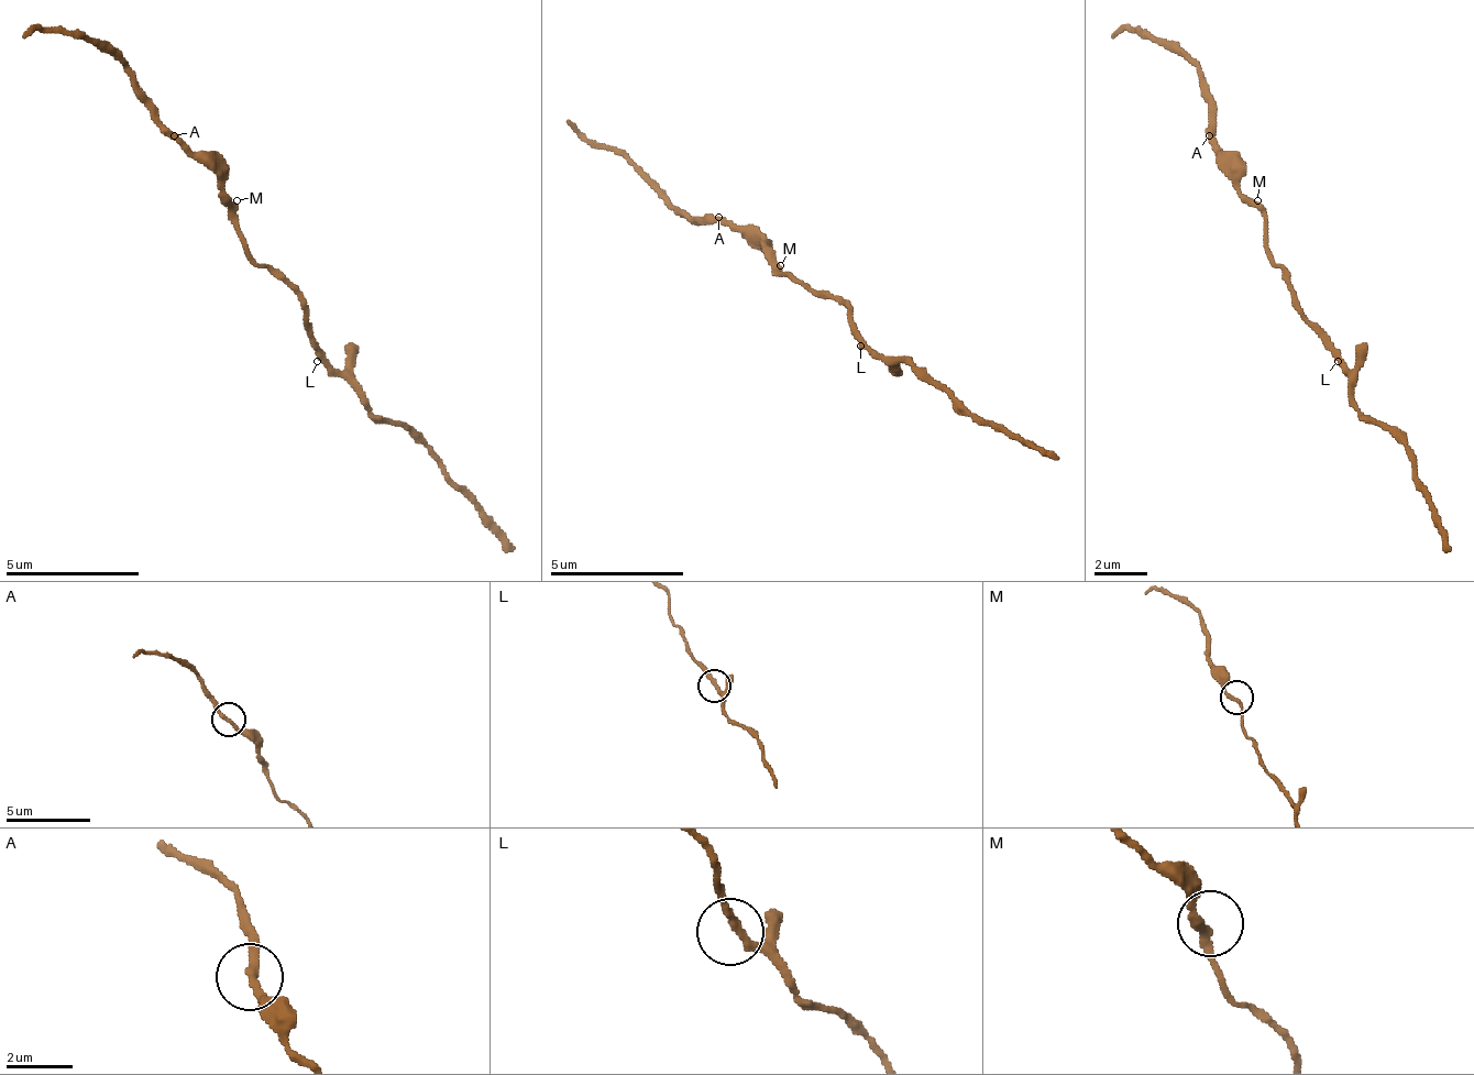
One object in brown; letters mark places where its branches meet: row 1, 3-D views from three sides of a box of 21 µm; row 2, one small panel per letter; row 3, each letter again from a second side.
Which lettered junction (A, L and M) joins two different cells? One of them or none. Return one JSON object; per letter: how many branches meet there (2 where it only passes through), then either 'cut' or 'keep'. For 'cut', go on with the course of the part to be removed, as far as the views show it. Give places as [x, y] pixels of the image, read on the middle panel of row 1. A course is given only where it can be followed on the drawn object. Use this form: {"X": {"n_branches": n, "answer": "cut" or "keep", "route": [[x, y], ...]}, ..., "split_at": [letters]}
{"A": {"n_branches": 2, "answer": "cut", "route": [[719, 219], [686, 219], [619, 152], [567, 119]]}, "L": {"n_branches": 2, "answer": "keep"}, "M": {"n_branches": 2, "answer": "keep"}, "split_at": ["A"]}

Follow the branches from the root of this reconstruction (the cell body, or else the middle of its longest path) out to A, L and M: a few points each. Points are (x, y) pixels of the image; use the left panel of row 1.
A: (270, 274), (250, 254), (250, 248), (237, 227), (237, 207), (216, 187), (216, 174), (176, 133)
L: (270, 274), (276, 274), (296, 294), (317, 361)
M: (270, 274), (250, 254), (250, 248), (237, 227), (237, 200)

